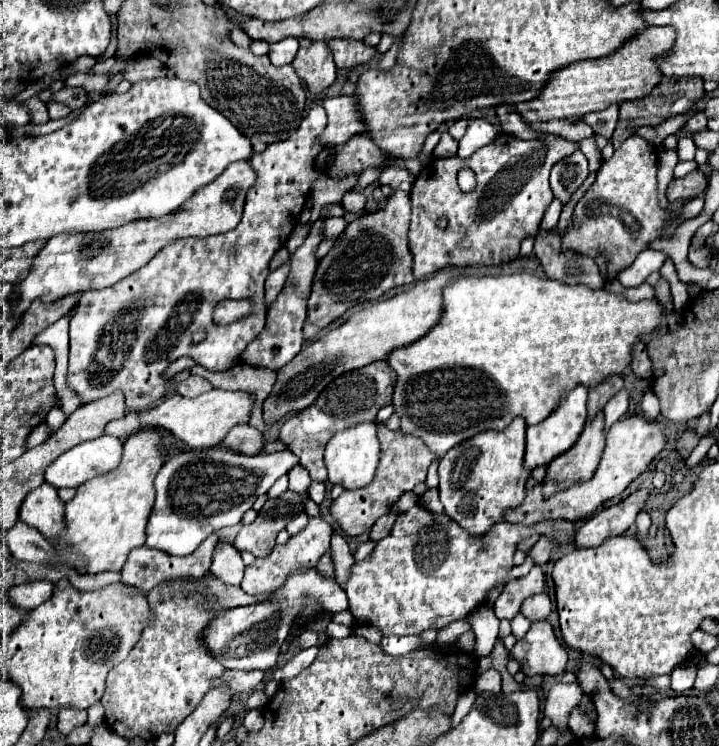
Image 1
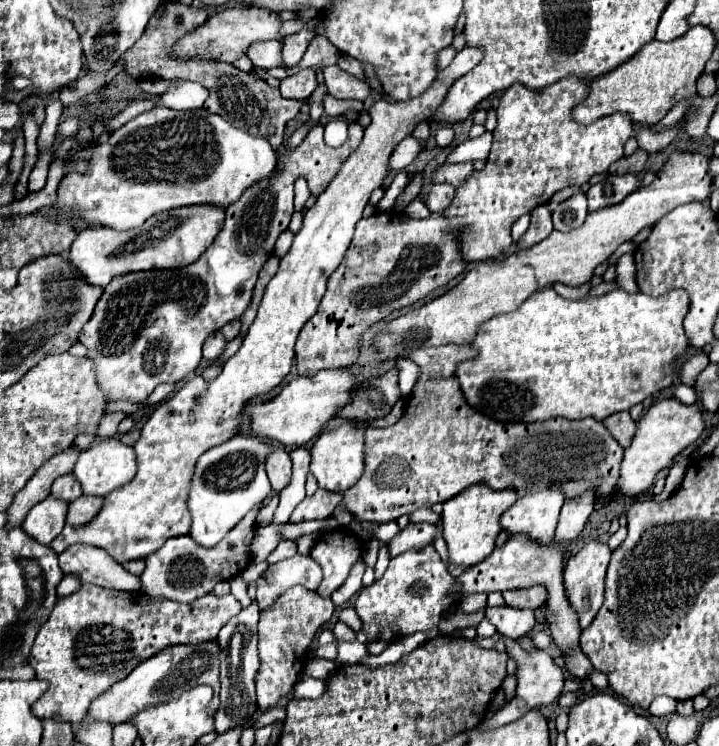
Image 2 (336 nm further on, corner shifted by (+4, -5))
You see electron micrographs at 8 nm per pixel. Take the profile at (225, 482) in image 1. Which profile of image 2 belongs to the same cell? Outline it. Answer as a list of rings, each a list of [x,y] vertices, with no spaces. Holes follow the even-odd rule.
[[[238,434],[200,456],[188,498],[192,514],[190,536],[198,544],[208,548],[216,546],[258,502],[272,492],[264,468],[266,454],[270,454],[270,450],[272,446],[268,442],[252,438],[250,434]]]

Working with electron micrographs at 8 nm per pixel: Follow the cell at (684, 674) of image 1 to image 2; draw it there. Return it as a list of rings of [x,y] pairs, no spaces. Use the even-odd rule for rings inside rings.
[[[658,696],[658,698],[652,700],[652,704],[650,704],[648,710],[650,710],[652,716],[668,716],[668,714],[674,714],[676,700],[672,700],[668,696]]]

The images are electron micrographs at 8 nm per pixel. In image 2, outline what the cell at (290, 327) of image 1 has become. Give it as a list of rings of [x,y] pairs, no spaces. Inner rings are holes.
[[[466,46],[420,98],[412,98],[408,102],[378,100],[372,104],[368,110],[372,122],[364,132],[362,144],[346,160],[328,190],[318,196],[316,204],[304,214],[302,230],[294,236],[292,248],[280,260],[276,276],[266,286],[256,320],[252,322],[240,350],[226,360],[222,372],[214,380],[194,376],[166,402],[156,406],[154,414],[142,426],[138,442],[134,444],[138,458],[138,474],[134,480],[110,492],[104,498],[100,514],[88,526],[72,528],[66,524],[62,534],[50,544],[56,554],[66,550],[66,546],[84,542],[106,550],[118,562],[128,562],[146,558],[158,550],[166,538],[190,532],[190,510],[186,506],[186,498],[198,458],[238,432],[246,402],[272,392],[288,376],[296,338],[308,318],[316,314],[316,308],[326,292],[326,280],[340,266],[370,194],[380,188],[390,174],[388,160],[394,148],[410,136],[420,122],[432,120],[450,86],[460,76],[470,72],[482,58],[482,48]]]

